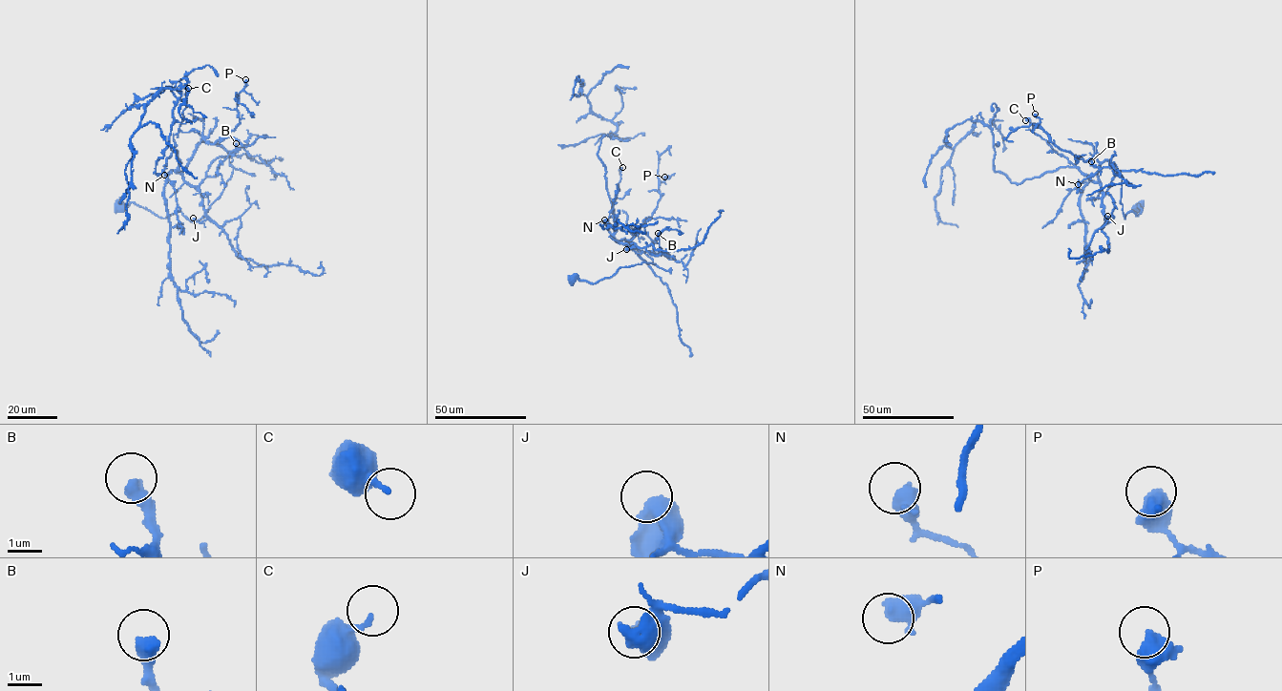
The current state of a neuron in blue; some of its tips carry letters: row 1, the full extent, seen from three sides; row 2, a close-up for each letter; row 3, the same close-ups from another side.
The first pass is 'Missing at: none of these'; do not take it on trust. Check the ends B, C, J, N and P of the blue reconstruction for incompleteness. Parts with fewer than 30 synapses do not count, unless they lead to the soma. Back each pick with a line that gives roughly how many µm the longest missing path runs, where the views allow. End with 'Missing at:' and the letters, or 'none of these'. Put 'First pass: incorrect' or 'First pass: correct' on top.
First pass: correct
Missing at: none of these

